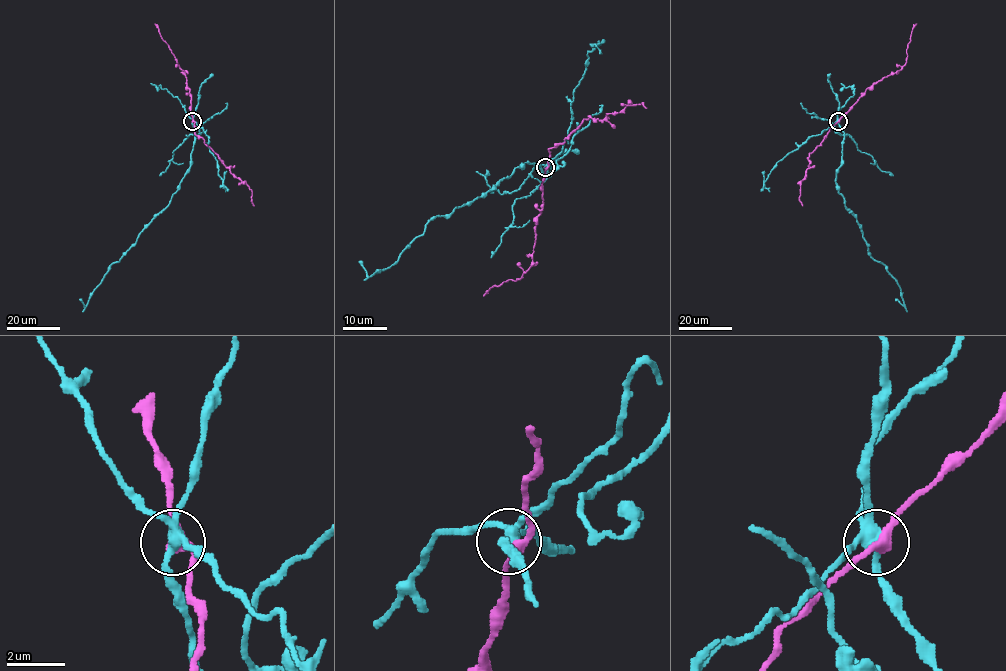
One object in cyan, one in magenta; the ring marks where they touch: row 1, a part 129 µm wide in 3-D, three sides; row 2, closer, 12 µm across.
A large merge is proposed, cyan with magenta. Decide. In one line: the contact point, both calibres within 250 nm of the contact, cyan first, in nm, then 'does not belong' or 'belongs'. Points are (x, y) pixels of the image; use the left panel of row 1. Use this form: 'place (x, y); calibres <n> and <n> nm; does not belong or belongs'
place (192, 121); calibres 320 and 360 nm; does not belong

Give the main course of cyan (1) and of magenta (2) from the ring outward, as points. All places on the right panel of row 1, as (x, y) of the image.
1: (838, 121), (844, 140), (837, 188), (856, 219), (868, 253), (895, 279), (904, 306), (895, 299)
2: (838, 121), (867, 88), (898, 71), (906, 62), (907, 45), (917, 23)

